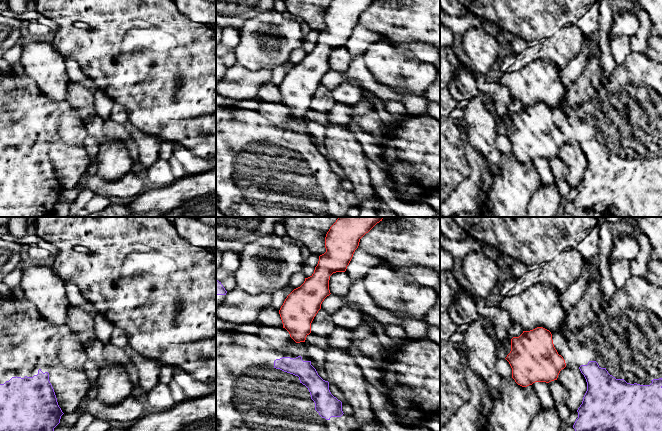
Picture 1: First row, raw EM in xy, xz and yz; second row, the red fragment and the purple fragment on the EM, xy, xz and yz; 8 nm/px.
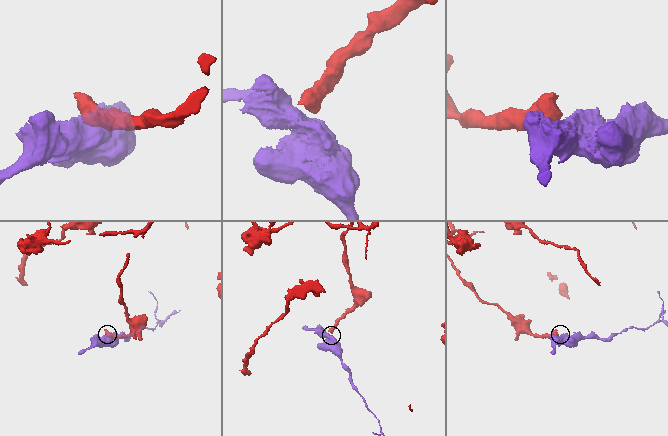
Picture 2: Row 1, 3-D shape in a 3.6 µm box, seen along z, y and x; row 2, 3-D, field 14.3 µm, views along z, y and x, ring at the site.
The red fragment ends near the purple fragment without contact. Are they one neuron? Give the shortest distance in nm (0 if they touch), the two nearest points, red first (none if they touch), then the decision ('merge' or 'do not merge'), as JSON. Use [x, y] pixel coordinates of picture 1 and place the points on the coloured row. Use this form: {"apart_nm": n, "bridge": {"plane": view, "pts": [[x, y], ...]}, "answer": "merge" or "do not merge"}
{"apart_nm": 110, "bridge": {"plane": "xz", "pts": [[298, 342], [298, 356]]}, "answer": "merge"}

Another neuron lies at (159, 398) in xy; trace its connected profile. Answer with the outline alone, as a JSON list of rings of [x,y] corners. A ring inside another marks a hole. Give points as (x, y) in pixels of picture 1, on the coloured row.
[[[158,382],[147,394],[144,395],[148,411],[161,412],[175,405],[169,386]]]

